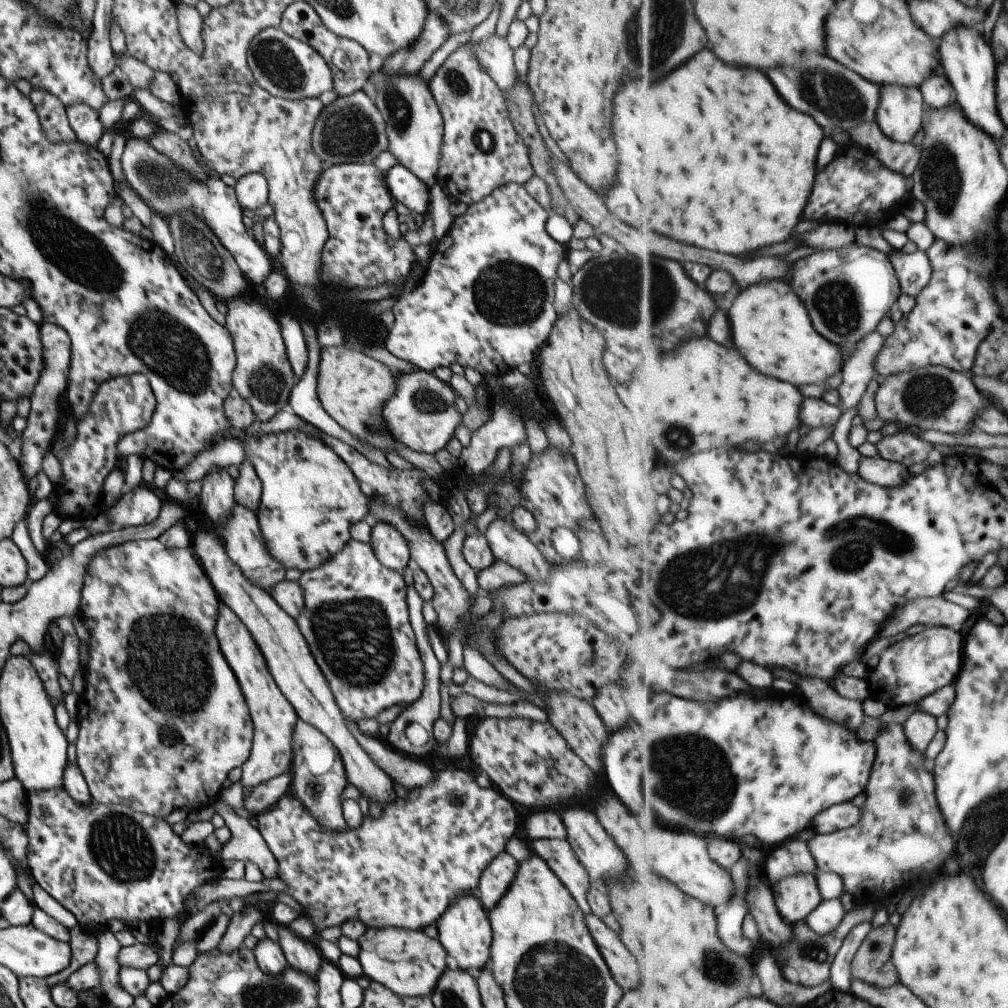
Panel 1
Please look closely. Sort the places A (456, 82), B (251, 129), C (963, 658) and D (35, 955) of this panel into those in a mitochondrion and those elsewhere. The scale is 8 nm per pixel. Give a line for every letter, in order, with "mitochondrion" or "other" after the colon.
A: mitochondrion
B: other
C: other
D: other

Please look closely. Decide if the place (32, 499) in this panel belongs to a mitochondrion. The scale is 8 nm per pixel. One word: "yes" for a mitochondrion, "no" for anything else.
no

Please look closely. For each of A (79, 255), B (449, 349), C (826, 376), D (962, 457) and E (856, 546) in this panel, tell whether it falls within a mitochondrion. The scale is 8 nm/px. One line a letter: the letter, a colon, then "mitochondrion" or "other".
A: mitochondrion
B: other
C: other
D: other
E: mitochondrion

